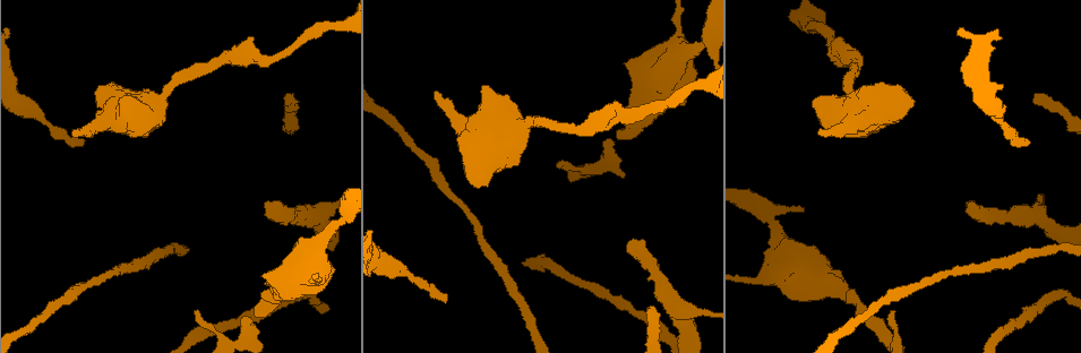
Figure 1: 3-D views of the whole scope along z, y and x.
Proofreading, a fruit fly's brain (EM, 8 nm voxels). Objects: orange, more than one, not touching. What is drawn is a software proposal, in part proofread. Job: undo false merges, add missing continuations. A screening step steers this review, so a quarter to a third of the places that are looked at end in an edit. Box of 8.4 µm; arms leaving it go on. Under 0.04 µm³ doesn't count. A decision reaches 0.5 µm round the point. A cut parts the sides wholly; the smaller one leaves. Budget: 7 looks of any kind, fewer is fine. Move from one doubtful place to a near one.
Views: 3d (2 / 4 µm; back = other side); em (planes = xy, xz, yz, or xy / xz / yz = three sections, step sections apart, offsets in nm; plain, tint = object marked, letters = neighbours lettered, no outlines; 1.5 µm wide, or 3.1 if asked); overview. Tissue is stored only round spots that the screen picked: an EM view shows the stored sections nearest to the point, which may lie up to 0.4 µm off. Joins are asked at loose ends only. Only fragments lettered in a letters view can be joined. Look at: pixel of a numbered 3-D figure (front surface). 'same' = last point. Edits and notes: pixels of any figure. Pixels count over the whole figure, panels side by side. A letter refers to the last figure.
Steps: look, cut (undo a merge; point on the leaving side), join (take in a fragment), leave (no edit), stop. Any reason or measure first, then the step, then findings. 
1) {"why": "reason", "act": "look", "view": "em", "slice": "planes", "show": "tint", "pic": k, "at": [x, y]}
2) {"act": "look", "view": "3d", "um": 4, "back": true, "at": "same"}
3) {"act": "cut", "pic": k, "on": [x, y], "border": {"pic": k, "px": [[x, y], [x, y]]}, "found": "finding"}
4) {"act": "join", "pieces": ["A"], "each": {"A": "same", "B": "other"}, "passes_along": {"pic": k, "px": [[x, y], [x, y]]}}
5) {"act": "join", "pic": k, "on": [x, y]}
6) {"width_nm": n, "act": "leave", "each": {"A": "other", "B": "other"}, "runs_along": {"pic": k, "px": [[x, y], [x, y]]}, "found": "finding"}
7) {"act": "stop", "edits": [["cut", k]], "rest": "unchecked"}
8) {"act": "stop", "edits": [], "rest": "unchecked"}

{"why": "calibre changes", "act": "look", "view": "3d", "um": 4, "back": true, "pic": 1, "at": [259, 57]}

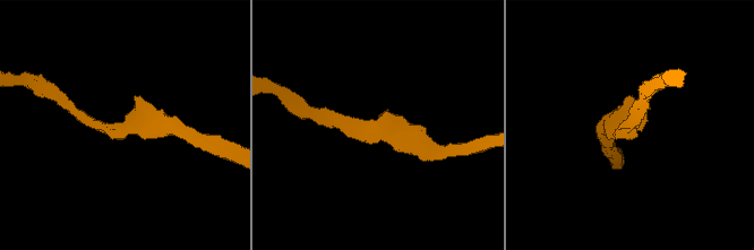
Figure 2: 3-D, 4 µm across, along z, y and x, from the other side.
{"arm_widths_nm": [200, 220], "why": "now the EM", "act": "look", "view": "em", "slice": "planes", "show": "tint", "pic": 2, "at": [129, 126]}

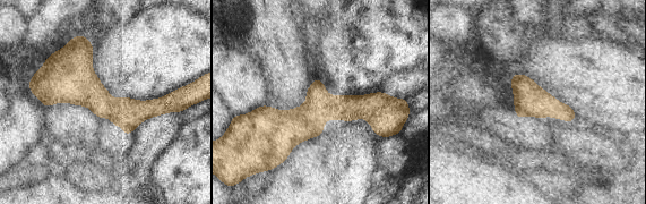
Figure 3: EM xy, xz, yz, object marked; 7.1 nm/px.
{"act": "look", "view": "em", "slice": "planes", "show": "letters", "at": "same"}

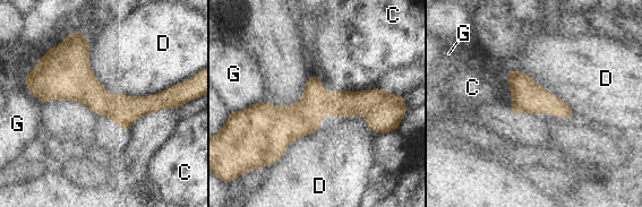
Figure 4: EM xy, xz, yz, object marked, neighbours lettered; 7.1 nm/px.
{"longest_contact_nm": ["D", 800], "act": "leave", "each": {"C": "other", "D": "other", "G": "other"}, "border": {"pic": 4, "px": [[381, 134], [324, 115], [271, 164]]}, "found": "continuous, no second neuron"}

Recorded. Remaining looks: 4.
{"why": "branch stops here", "act": "look", "view": "em", "slice": "planes", "show": "letters", "pic": 1, "at": [84, 141]}

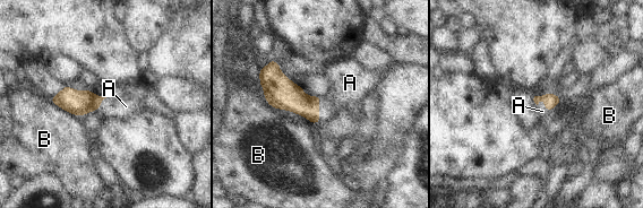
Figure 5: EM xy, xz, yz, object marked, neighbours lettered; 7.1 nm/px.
{"width_nm": 120, "act": "join", "pieces": ["A"], "each": {"A": "same", "B": "other"}, "passes_along": {"pic": 5, "px": [[553, 100], [542, 106], [542, 111]]}, "found": "it goes on there"}

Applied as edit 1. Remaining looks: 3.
{"why": "an open end", "act": "look", "view": "em", "slice": "yz", "step": 4, "show": "tint", "pic": 1, "at": [618, 137]}

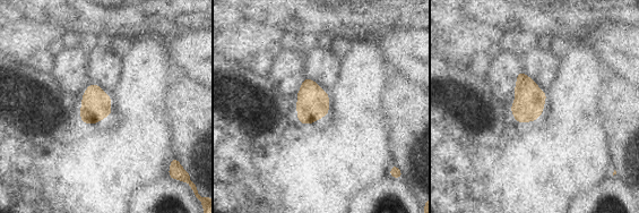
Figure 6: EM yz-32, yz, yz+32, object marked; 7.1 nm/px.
{"why": "what lies round it", "act": "look", "view": "em", "slice": "yz", "step": 4, "show": "letters", "at": "same"}

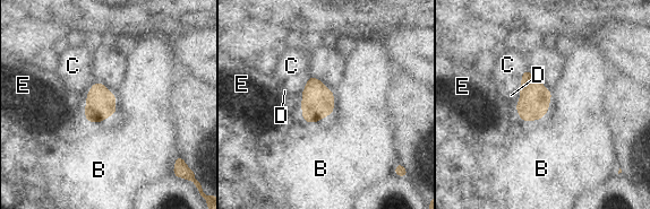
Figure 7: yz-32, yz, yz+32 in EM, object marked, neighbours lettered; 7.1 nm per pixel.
{"longest_contact_nm": ["B", 240], "act": "leave", "each": {"B": "other", "C": "other", "D": "other", "E": "other"}, "found": "no lettered fragment goes on from it"}

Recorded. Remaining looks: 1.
{"act": "stop", "edits": [["join", 5]], "rest": "unchecked"}

